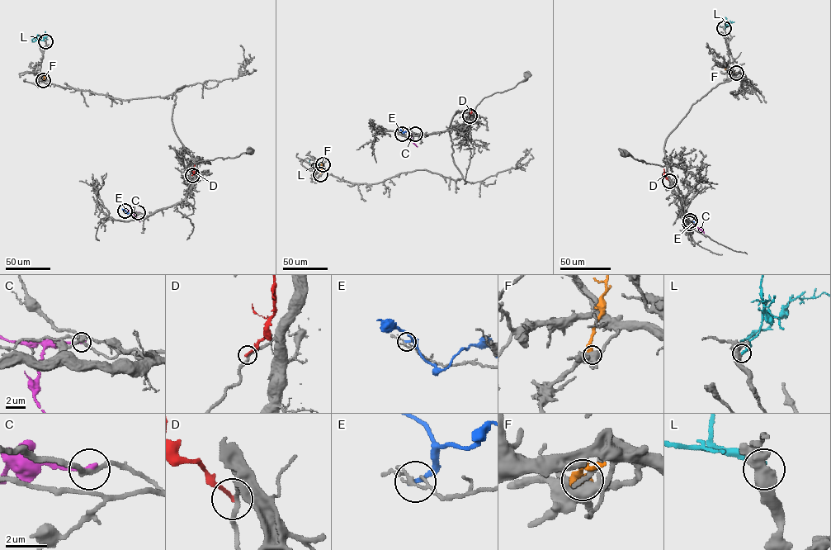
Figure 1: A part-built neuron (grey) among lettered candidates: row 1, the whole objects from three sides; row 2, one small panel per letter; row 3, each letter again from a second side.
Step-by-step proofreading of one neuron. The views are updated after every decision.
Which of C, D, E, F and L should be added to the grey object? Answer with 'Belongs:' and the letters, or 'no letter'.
Belongs: no letter

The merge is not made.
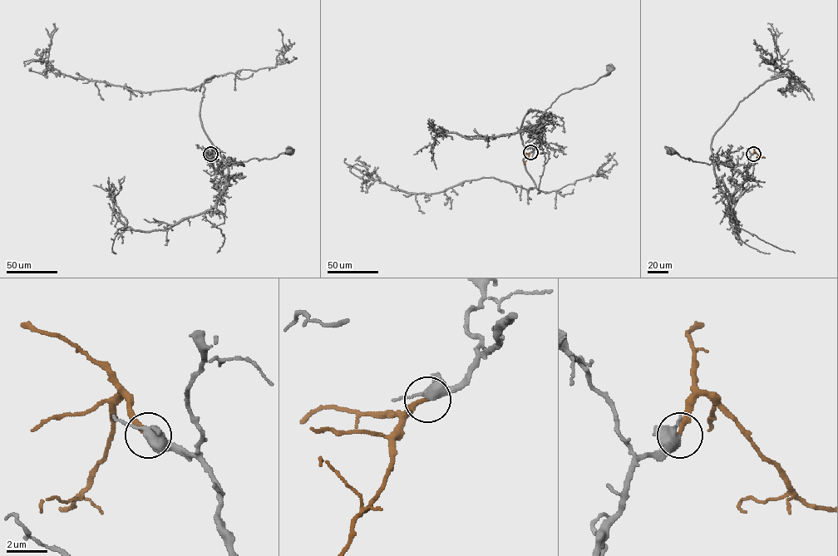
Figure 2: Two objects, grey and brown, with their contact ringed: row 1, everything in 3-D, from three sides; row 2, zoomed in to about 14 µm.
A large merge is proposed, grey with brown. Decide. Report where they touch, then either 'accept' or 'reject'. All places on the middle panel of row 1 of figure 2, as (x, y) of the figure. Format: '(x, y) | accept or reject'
(530, 152) | accept

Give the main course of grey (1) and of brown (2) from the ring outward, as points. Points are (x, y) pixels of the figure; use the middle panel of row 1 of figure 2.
1: (530, 152), (541, 143), (537, 131), (545, 110), (561, 95), (592, 85), (609, 68)
2: (530, 152), (524, 164)

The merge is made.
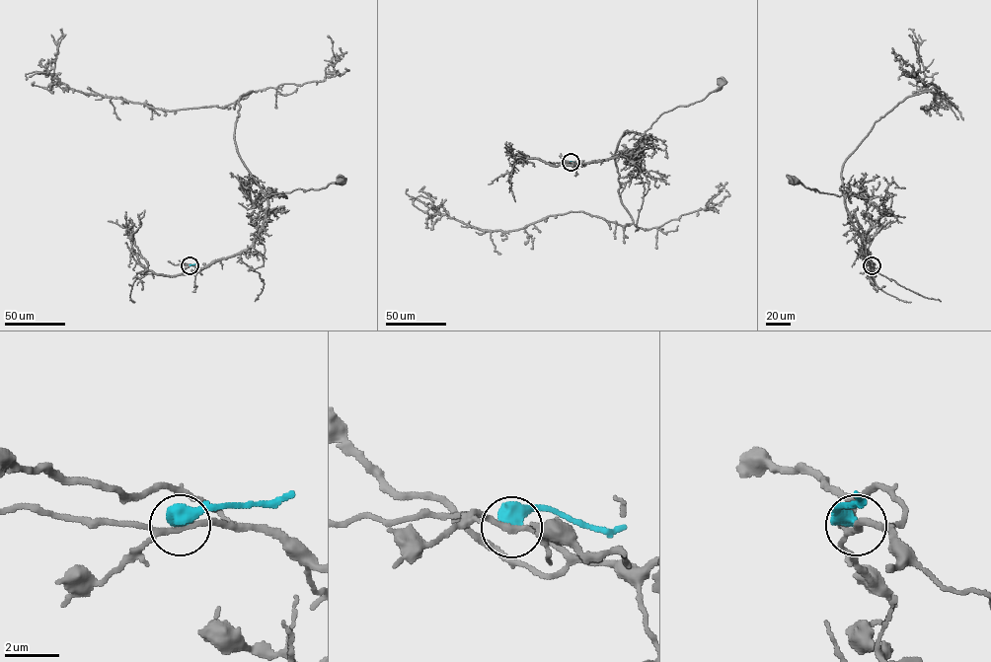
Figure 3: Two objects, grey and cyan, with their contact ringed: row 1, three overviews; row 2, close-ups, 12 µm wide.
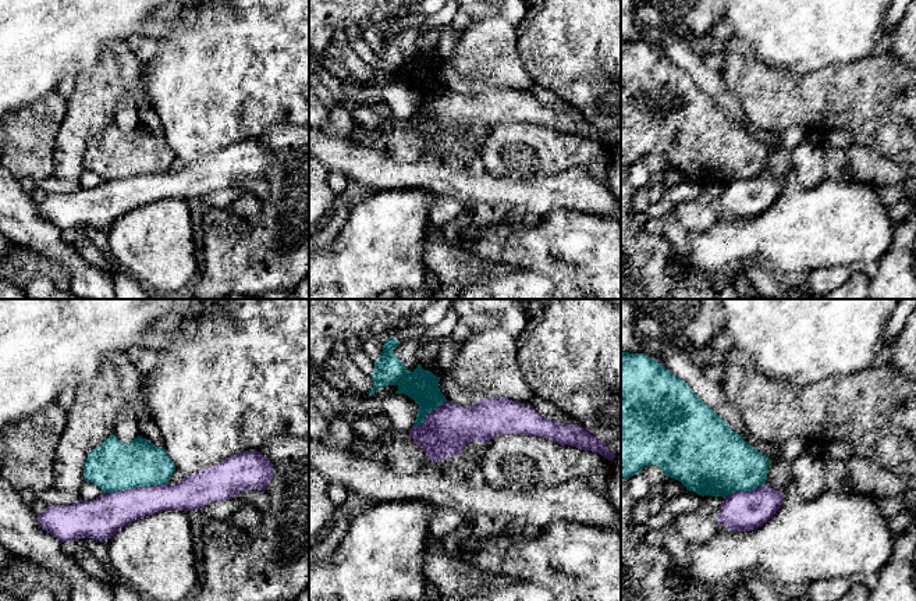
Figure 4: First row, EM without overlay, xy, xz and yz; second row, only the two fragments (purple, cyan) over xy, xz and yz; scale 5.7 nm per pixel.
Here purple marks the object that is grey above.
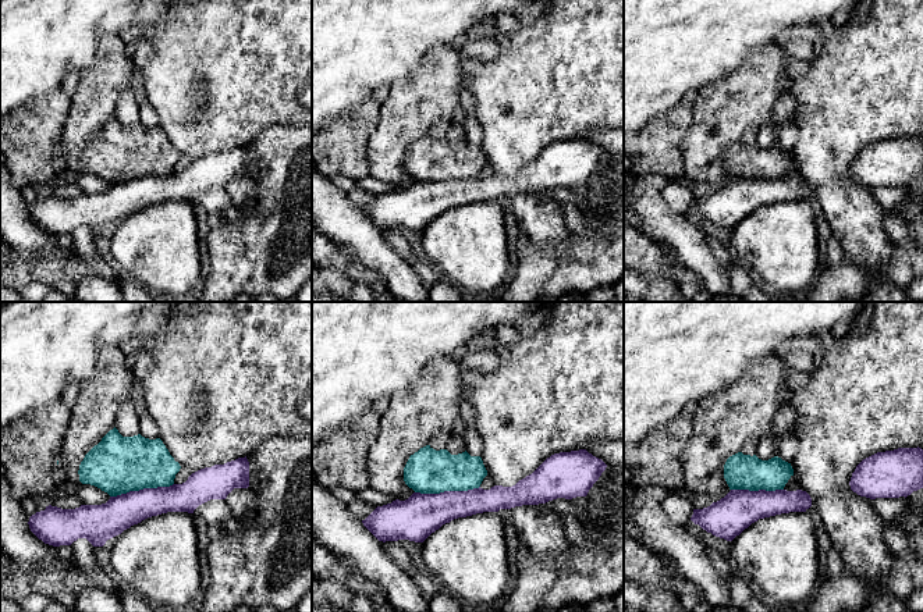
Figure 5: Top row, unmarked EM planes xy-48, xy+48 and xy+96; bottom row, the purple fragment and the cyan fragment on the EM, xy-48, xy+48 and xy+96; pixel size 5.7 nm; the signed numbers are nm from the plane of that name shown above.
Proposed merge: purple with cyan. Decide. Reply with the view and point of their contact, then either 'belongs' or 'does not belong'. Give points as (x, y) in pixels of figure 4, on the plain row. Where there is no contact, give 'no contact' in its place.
xy (135, 175) | does not belong

